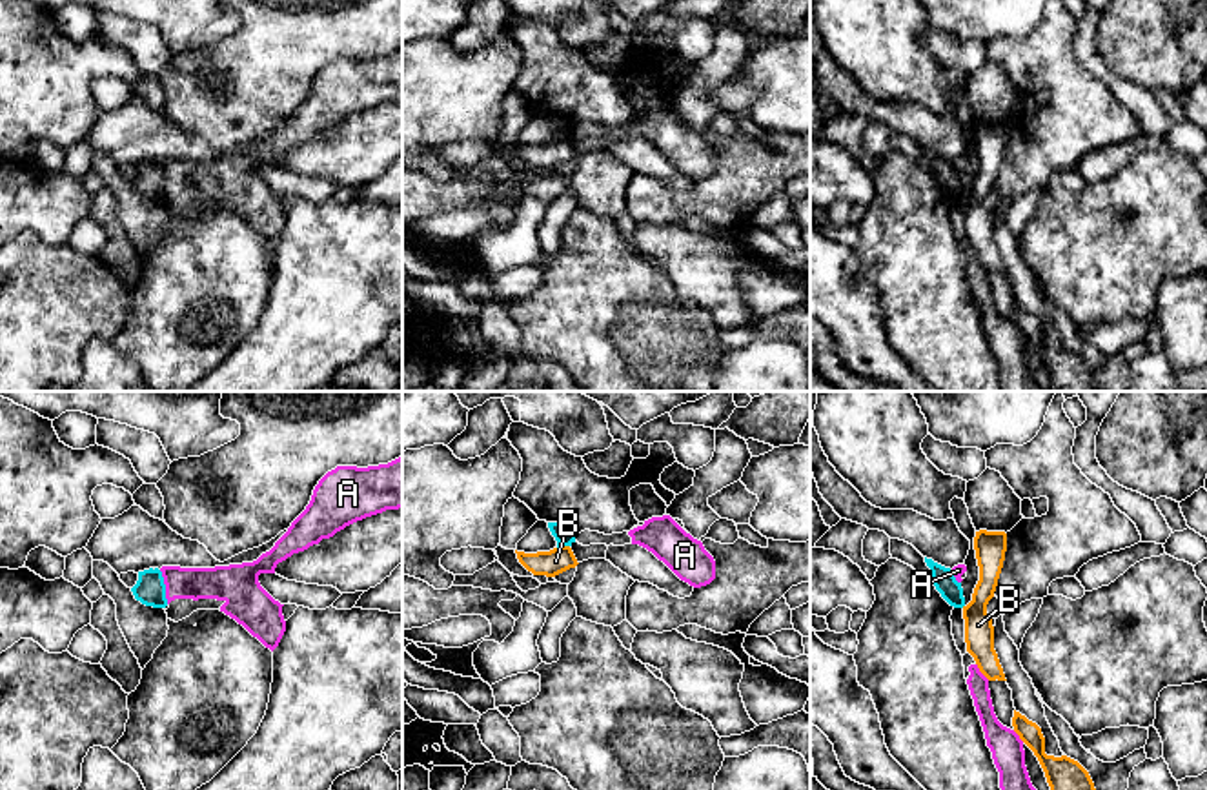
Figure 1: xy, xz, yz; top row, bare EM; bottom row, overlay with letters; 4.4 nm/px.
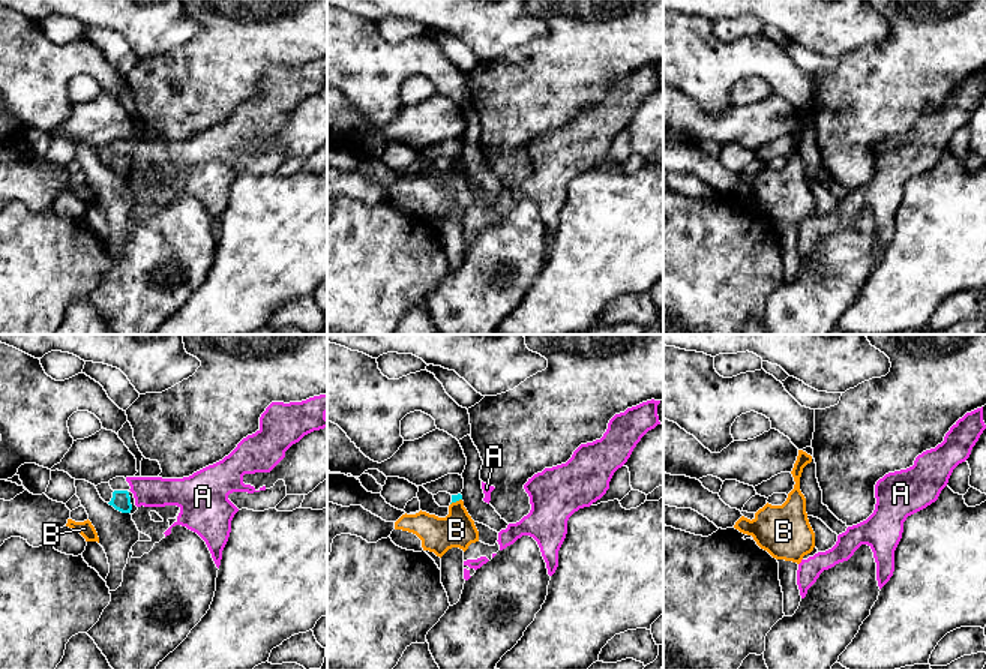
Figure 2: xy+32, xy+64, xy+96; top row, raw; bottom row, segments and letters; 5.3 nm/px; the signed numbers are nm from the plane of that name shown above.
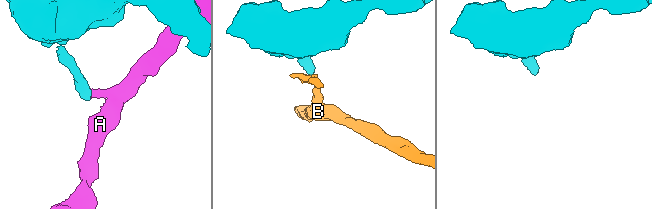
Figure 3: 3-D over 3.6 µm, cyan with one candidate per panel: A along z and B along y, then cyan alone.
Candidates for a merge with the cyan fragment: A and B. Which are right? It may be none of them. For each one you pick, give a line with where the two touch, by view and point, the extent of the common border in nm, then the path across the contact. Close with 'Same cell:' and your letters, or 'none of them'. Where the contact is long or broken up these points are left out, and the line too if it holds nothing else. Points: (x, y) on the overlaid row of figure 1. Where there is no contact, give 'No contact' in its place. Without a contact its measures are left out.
Same cell: none of them

